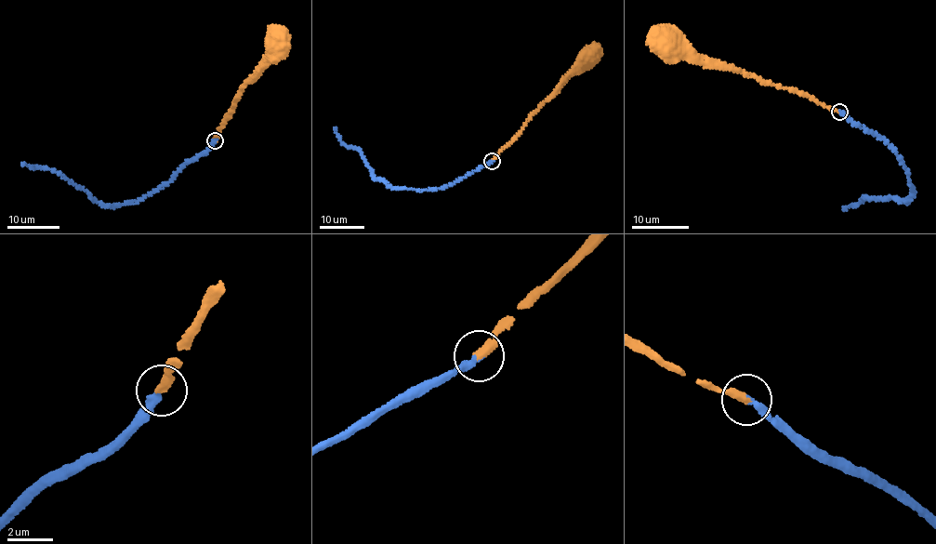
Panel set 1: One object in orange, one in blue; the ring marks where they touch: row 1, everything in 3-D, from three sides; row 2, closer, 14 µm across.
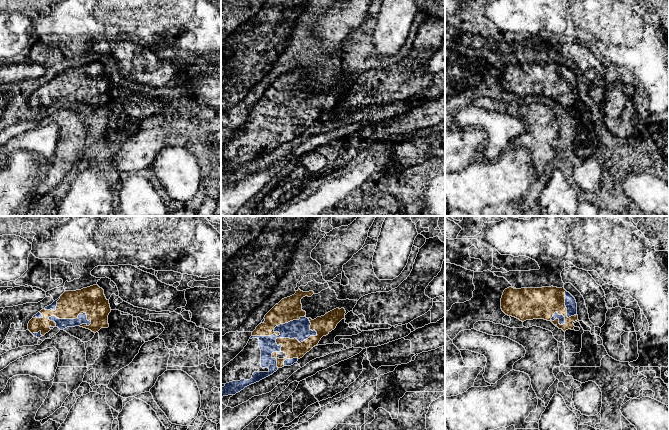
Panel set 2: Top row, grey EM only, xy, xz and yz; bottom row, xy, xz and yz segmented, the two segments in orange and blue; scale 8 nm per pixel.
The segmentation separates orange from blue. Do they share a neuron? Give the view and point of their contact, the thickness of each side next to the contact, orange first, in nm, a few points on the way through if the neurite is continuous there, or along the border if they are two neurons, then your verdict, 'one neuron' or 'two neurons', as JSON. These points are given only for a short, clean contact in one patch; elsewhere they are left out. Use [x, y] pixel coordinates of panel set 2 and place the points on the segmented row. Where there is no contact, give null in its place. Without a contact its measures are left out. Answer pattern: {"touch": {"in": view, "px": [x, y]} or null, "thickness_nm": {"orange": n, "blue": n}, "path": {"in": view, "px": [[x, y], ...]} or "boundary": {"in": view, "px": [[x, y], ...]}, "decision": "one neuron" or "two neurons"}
{"touch": {"in": "xz", "px": [285, 338]}, "thickness_nm": {"orange": 150, "blue": 160}, "decision": "one neuron"}

